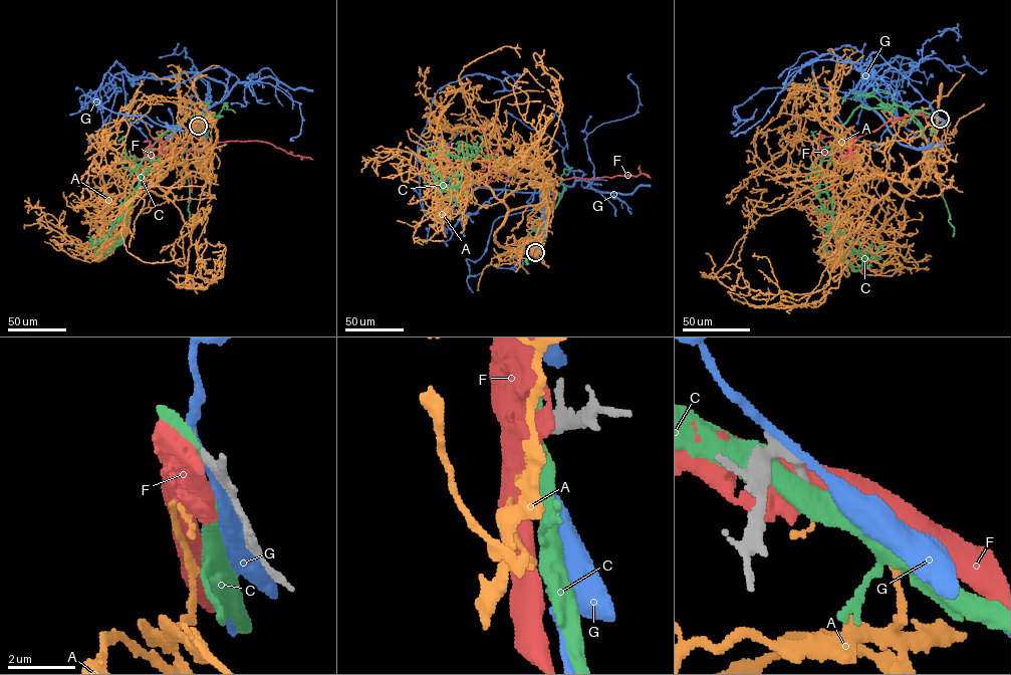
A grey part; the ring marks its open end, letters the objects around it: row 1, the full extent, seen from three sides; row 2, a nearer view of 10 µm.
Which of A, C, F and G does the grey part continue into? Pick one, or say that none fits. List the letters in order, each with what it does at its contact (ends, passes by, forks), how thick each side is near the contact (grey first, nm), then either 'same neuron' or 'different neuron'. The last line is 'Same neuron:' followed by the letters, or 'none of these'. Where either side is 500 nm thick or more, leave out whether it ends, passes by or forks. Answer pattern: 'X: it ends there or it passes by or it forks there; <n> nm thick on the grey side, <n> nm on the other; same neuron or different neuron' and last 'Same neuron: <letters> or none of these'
A: it passes by; 170 nm thick on the grey side, 170 nm on the other; same neuron
C: it passes by; 320 nm thick on the grey side, 460 nm on the other; different neuron
F: 320 nm thick on the grey side, 550 nm on the other; different neuron
G: it passes by; 320 nm thick on the grey side, 240 nm on the other; different neuron
Same neuron: A

